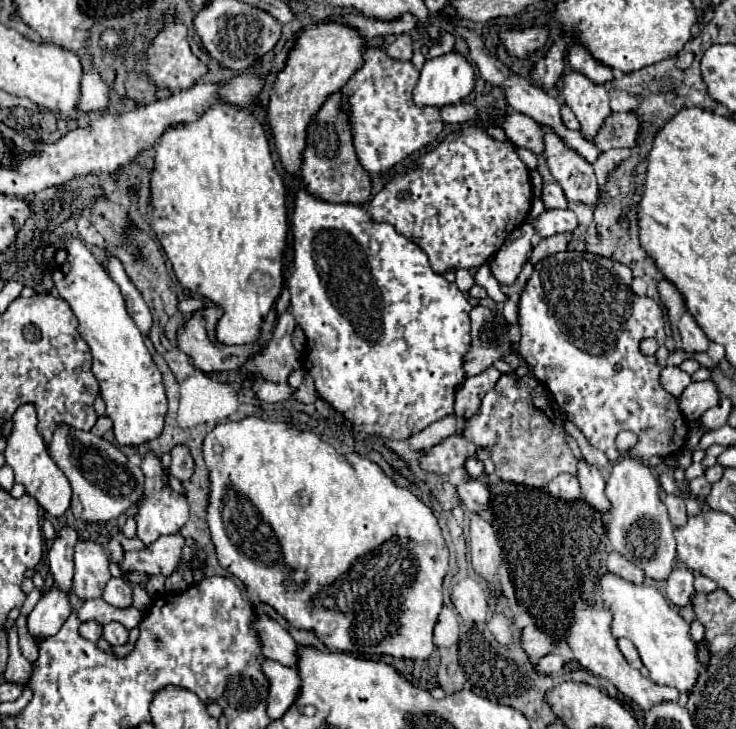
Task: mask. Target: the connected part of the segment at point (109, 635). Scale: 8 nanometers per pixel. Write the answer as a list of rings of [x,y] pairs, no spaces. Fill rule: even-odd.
[[[110,622],[102,628],[102,638],[110,644],[110,646],[122,646],[128,640],[128,632],[120,622]]]

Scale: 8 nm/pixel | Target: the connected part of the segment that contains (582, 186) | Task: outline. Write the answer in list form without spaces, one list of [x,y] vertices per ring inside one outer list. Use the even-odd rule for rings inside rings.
[[[540,126],[544,132],[544,156],[550,174],[562,186],[568,200],[580,200],[590,206],[598,202],[598,182],[592,166],[554,132],[552,126]]]

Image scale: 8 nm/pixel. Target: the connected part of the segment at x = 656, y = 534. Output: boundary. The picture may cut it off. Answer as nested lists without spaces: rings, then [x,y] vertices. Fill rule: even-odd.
[[[622,456],[620,462],[614,464],[612,474],[606,482],[606,496],[612,504],[608,538],[616,552],[632,560],[646,578],[666,580],[674,568],[676,560],[676,540],[674,526],[668,520],[668,512],[664,502],[660,500],[660,484],[654,478],[654,472],[632,456]]]

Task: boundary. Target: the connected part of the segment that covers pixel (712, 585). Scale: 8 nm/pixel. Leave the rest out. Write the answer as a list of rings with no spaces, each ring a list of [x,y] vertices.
[[[698,574],[698,576],[696,576],[694,586],[696,586],[696,592],[698,592],[698,594],[710,594],[710,592],[714,592],[714,590],[718,588],[718,586],[716,586],[716,582],[714,582],[712,578],[702,576],[702,574]]]

